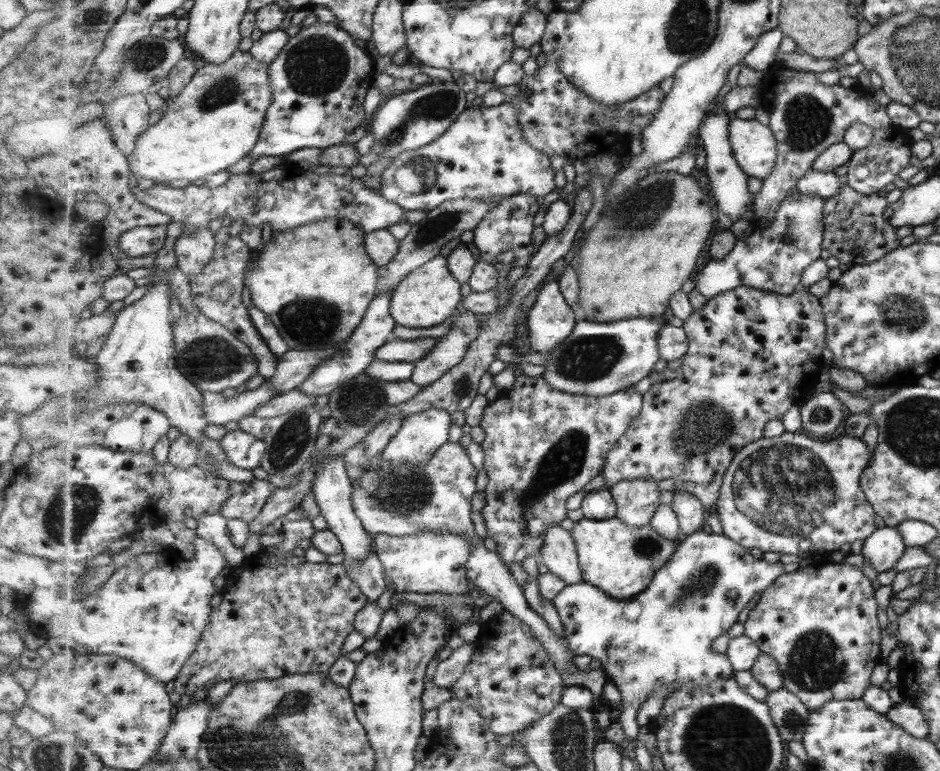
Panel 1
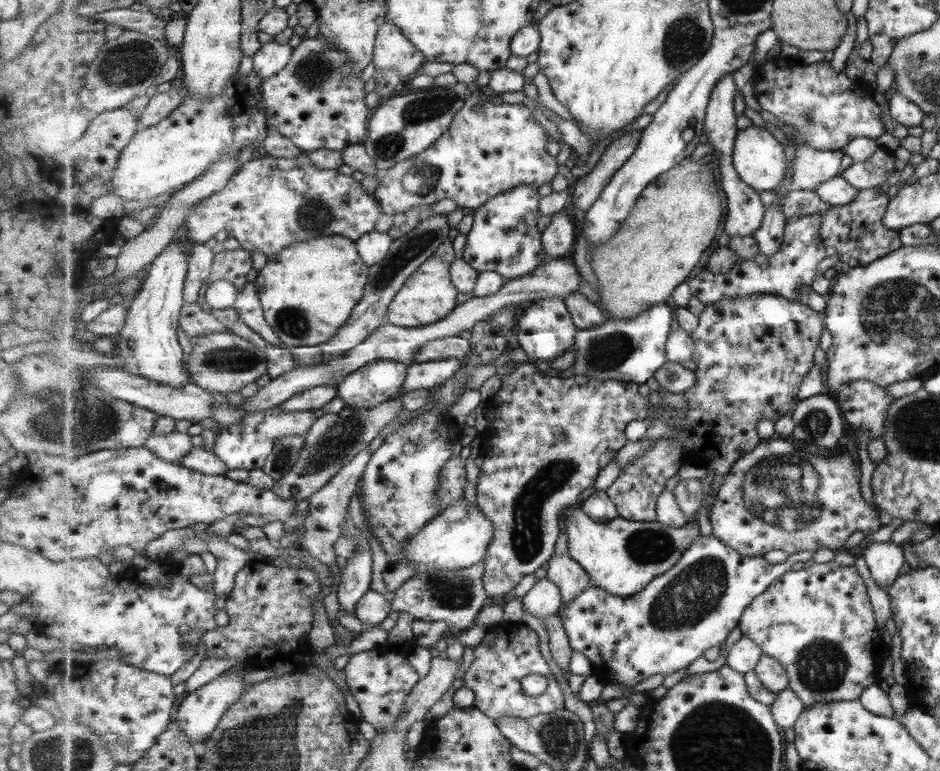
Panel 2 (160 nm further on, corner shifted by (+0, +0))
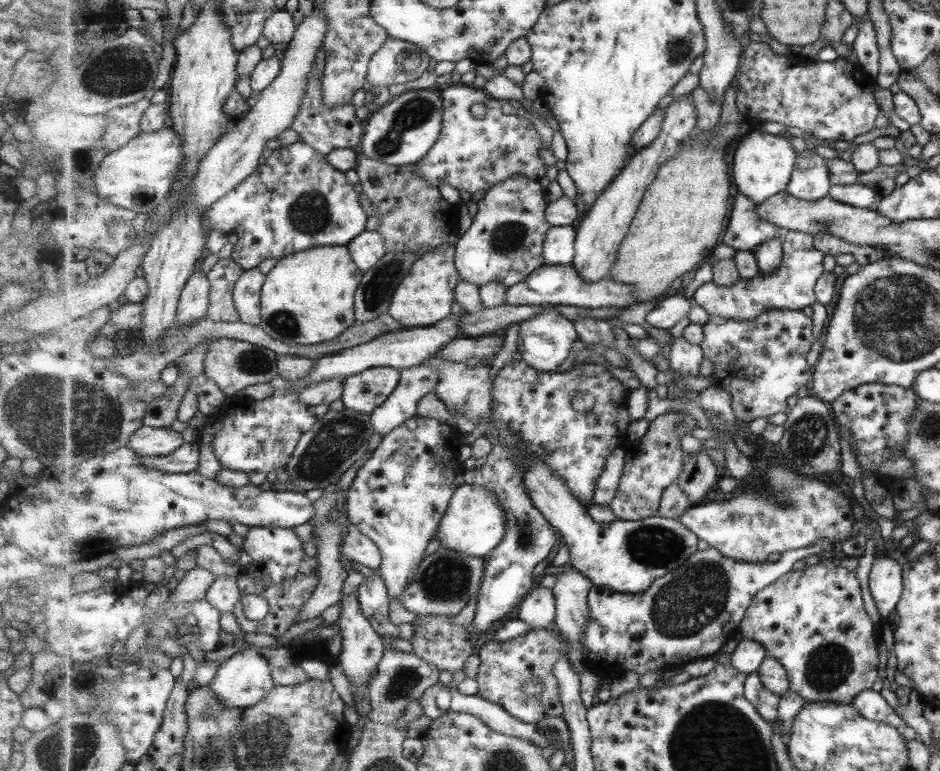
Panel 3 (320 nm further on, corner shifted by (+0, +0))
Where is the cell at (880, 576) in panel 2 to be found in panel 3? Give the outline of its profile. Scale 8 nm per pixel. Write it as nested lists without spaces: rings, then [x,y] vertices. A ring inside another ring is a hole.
[[[874,559],[869,572],[869,594],[881,623],[886,623],[902,591],[901,565],[894,559]]]

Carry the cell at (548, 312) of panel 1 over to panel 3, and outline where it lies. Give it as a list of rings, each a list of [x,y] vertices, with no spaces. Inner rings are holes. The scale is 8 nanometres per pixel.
[[[551,306],[535,318],[520,323],[517,351],[522,355],[522,360],[539,372],[555,372],[571,356],[578,330],[575,323],[562,314]]]

